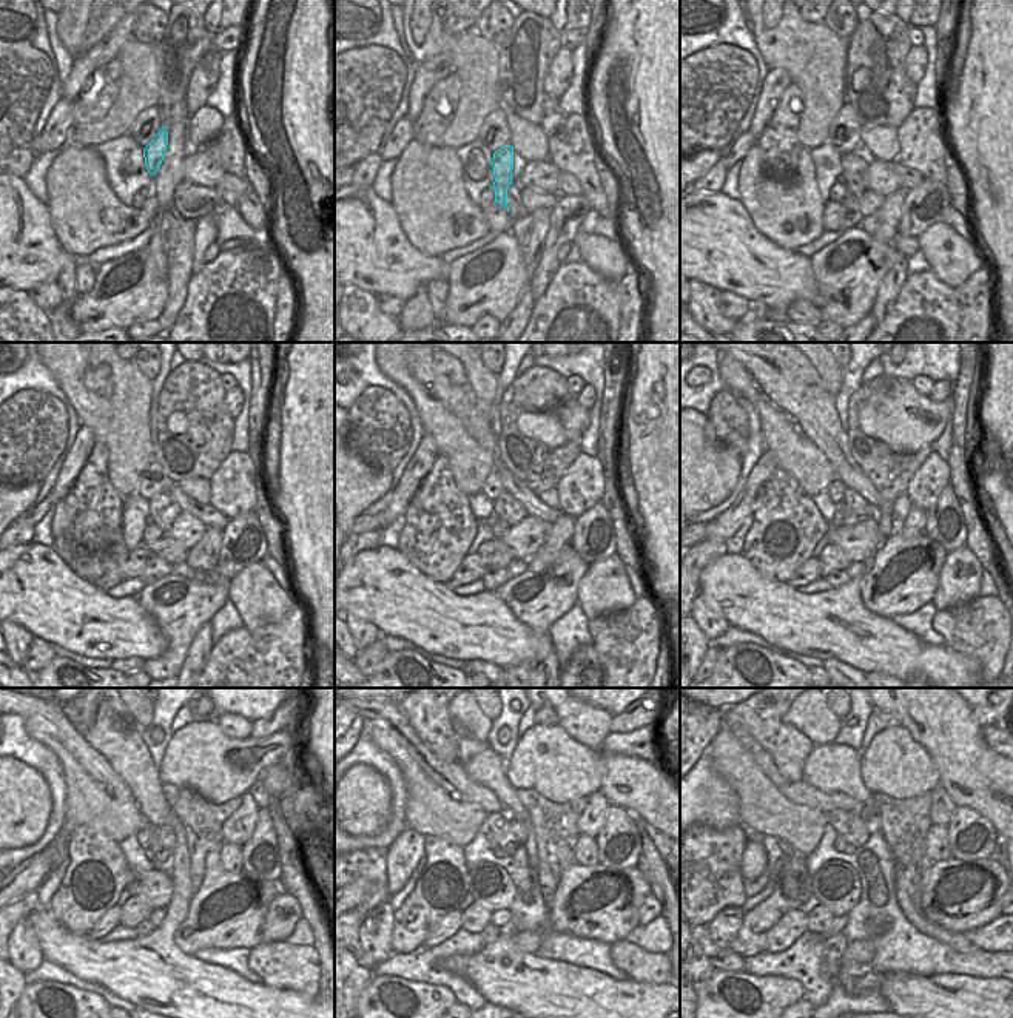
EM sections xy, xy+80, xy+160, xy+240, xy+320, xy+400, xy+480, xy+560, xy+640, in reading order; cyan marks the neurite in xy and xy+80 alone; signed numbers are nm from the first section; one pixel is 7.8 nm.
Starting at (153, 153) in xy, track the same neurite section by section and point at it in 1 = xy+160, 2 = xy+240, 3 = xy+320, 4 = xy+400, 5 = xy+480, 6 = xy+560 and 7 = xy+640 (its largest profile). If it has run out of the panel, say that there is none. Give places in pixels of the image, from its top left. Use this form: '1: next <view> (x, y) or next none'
1: next xy+160 (850, 215)
2: next xy+240 (156, 568)
3: next xy+320 (494, 577)
4: next xy+400 (836, 579)
5: next xy+480 (145, 927)
6: next xy+560 (491, 932)
7: next xy+640 (834, 946)

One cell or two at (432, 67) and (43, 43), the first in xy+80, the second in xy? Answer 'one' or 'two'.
two

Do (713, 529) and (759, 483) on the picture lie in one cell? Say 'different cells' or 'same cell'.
same cell

